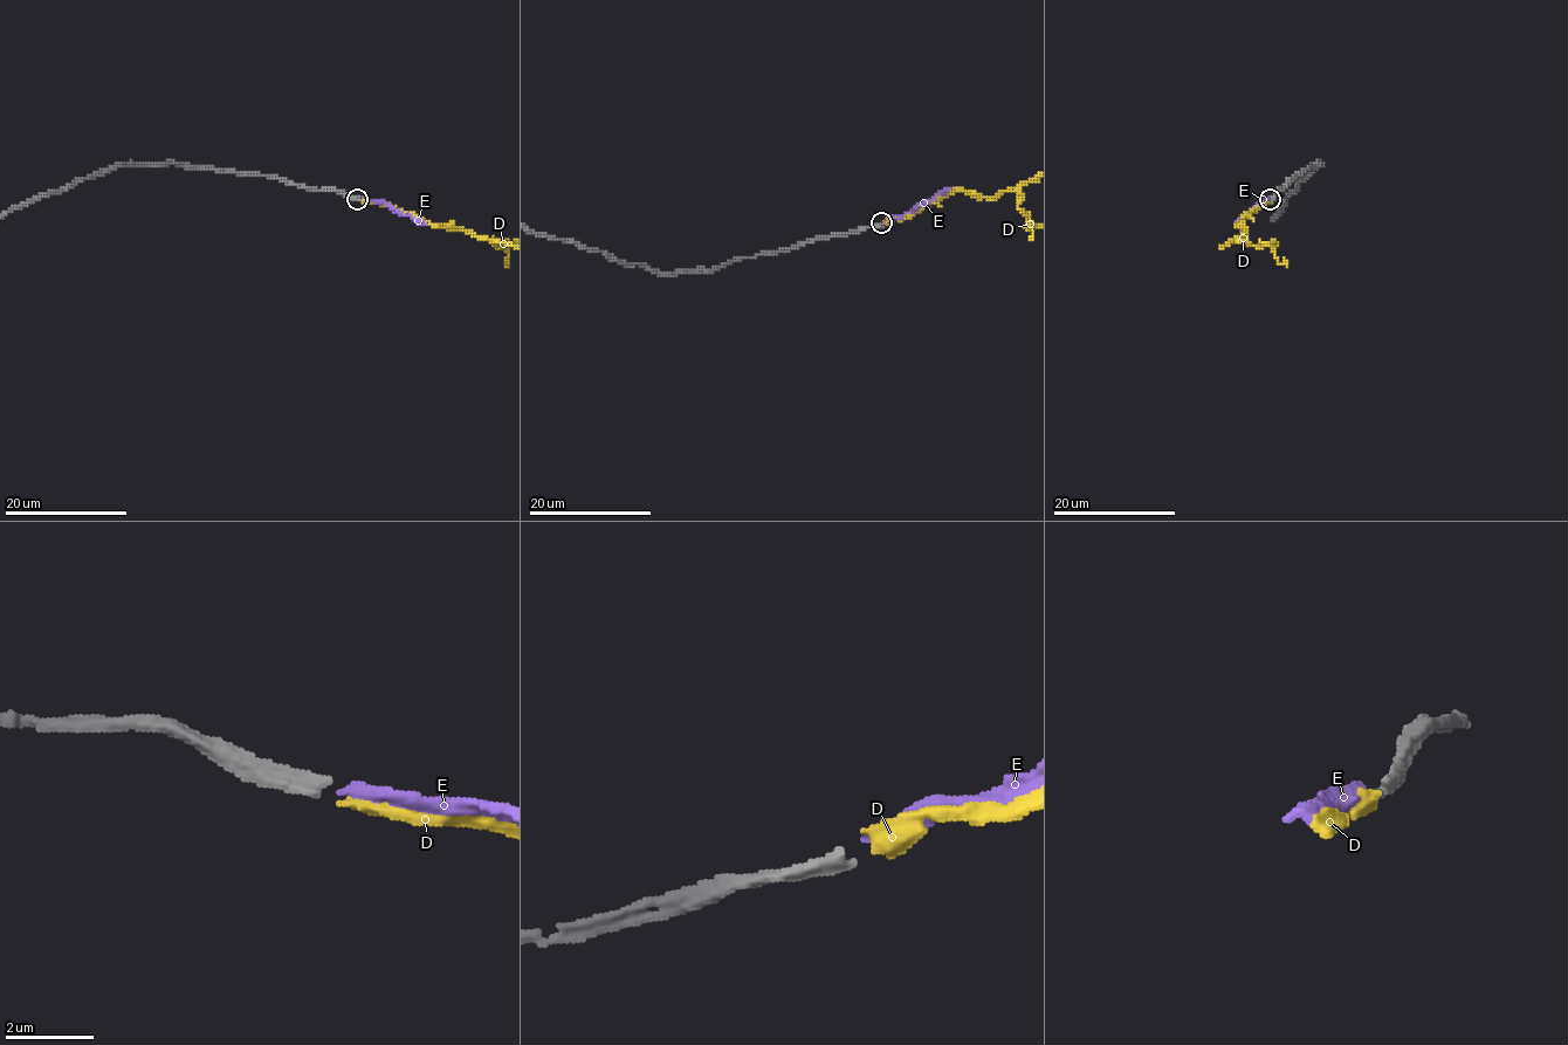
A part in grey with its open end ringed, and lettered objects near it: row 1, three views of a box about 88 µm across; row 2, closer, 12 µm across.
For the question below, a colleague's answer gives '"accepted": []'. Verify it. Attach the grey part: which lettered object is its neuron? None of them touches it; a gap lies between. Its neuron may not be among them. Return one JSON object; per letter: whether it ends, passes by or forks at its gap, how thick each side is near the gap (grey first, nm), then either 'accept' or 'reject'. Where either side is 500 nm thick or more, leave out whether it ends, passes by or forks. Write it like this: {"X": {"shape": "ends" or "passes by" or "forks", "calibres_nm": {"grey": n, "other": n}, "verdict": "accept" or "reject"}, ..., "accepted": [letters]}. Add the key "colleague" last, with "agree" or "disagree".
{"D": {"shape": "ends", "calibres_nm": {"grey": 320, "other": 400}, "verdict": "accept"}, "E": {"shape": "ends", "calibres_nm": {"grey": 320, "other": 240}, "verdict": "reject"}, "accepted": ["D"], "colleague": "disagree"}

